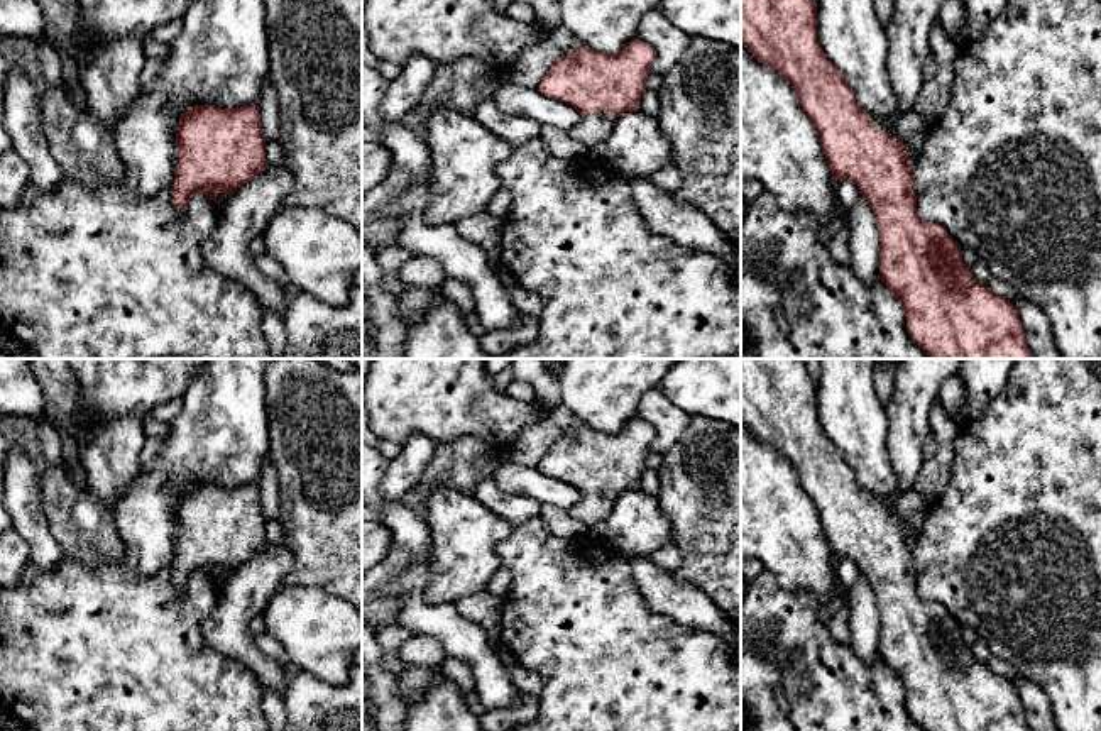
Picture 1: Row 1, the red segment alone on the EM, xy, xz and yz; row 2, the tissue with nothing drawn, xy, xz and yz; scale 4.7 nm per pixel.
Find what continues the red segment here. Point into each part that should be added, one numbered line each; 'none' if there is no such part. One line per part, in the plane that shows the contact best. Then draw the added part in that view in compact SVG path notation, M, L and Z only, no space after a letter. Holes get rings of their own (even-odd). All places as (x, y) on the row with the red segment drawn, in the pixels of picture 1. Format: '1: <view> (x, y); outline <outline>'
1: xz (592, 131); outline M607 112L580 115L578 124L567 132L594 154L599 154L614 129L614 122L616 120L612 120Z

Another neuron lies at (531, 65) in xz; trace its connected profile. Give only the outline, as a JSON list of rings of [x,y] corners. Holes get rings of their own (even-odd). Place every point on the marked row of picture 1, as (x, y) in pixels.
[[[563,25],[551,29],[536,44],[526,47],[509,68],[496,73],[496,88],[507,85],[538,88],[546,71],[558,58],[582,46],[583,42]]]

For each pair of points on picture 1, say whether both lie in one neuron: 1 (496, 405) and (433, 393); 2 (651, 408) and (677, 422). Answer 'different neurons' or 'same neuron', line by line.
1: same neuron
2: same neuron

